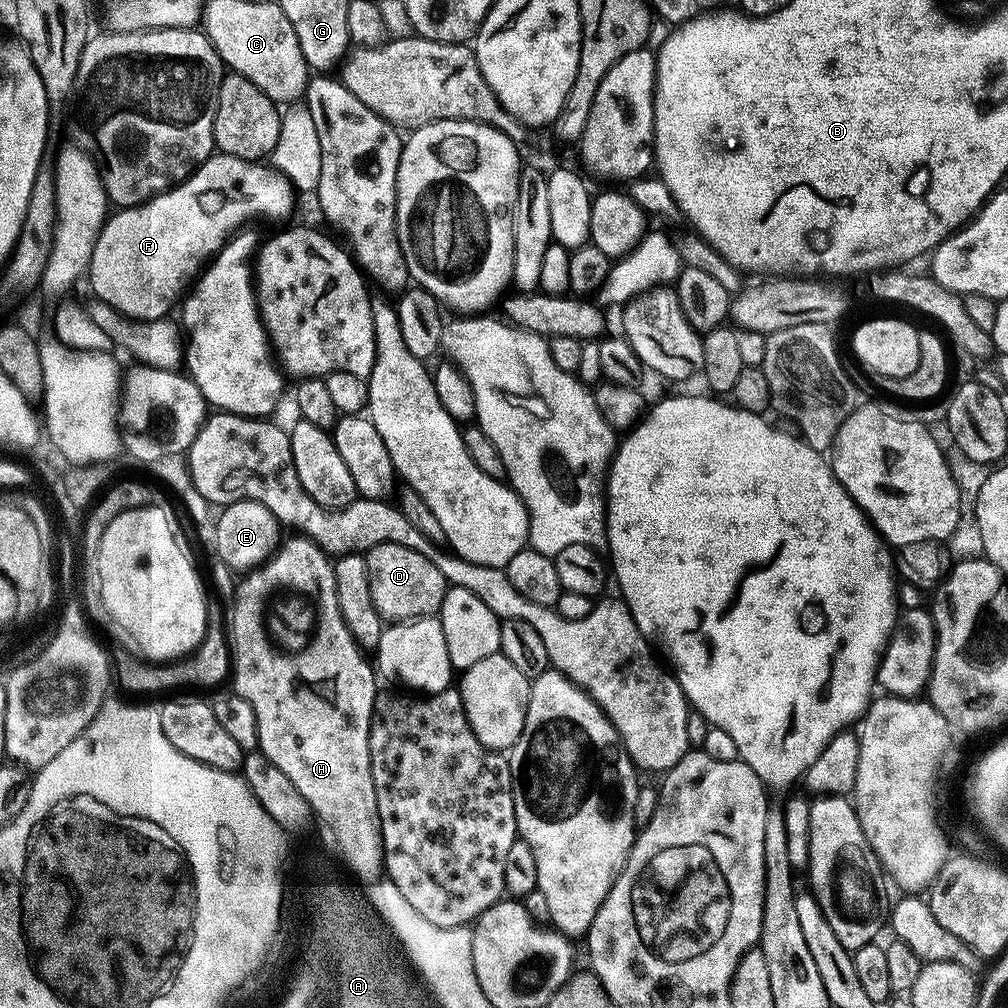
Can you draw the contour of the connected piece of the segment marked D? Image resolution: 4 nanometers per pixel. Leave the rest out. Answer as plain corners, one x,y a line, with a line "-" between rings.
379,544
364,556
368,571
370,598
378,614
388,622
416,620
420,616
436,616
442,606
446,581
442,570
418,550
397,544

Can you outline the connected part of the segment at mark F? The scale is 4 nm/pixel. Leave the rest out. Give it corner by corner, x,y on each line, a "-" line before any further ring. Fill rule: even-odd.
213,154
187,180
167,192
161,192
135,208
121,208
115,213
117,216
109,215
100,229
86,271
86,280
88,278
92,283
91,295
134,321
165,317
170,313
172,303
181,299
201,265
211,261
230,237
247,225
244,224
247,220
280,220
291,214
294,185
276,168
264,166
260,162

